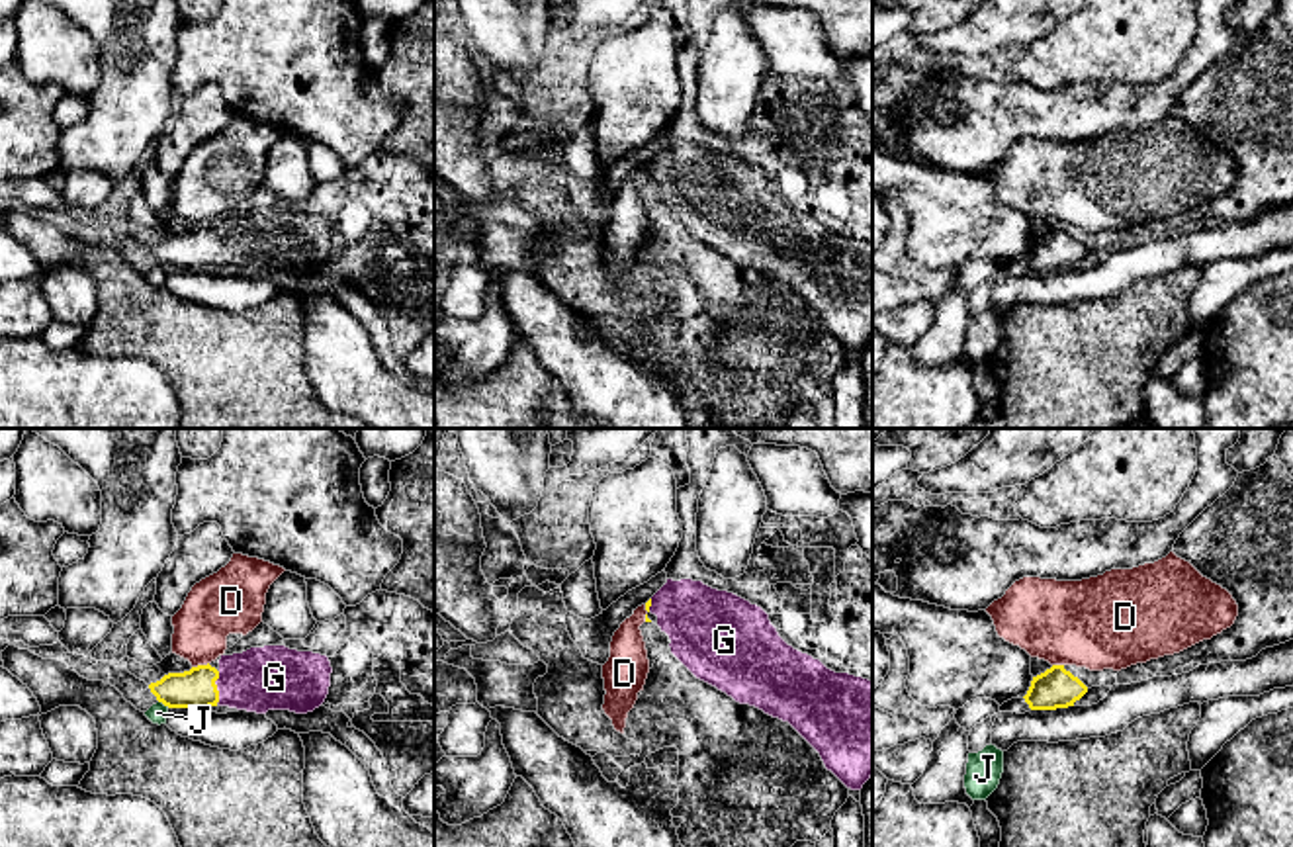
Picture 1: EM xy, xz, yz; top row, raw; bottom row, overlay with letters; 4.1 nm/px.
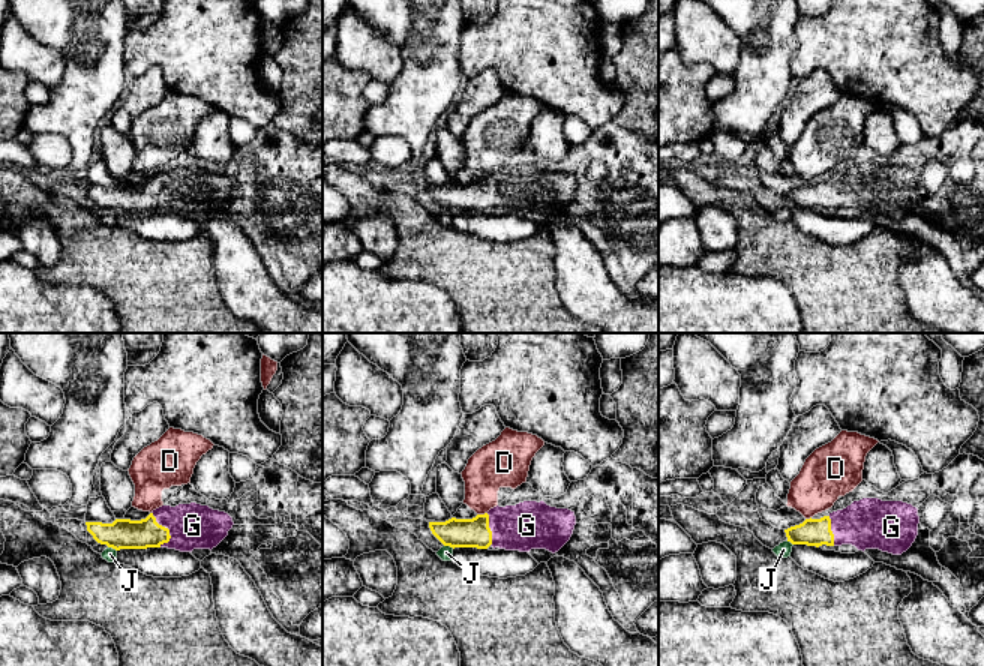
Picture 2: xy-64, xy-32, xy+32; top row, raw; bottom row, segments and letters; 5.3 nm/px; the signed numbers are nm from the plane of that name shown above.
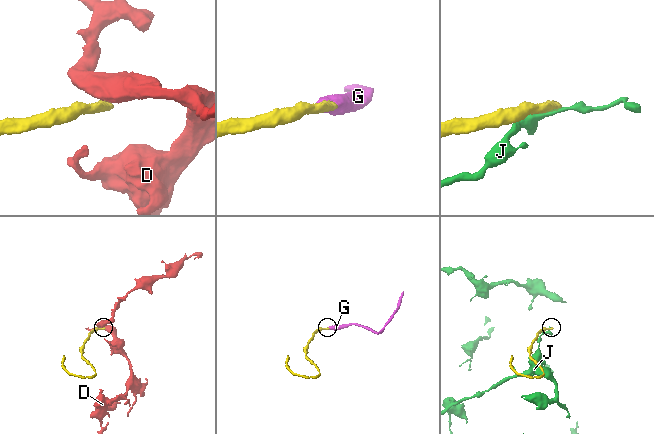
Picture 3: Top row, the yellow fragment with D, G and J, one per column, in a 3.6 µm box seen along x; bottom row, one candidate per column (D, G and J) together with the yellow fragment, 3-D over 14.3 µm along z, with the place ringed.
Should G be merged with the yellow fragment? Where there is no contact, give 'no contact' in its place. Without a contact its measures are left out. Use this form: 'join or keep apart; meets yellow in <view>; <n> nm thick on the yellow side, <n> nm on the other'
join; meets yellow in xy; 160 nm thick on the yellow side, 280 nm on the other

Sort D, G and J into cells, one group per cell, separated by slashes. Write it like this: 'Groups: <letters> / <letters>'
Groups: D / G / J

